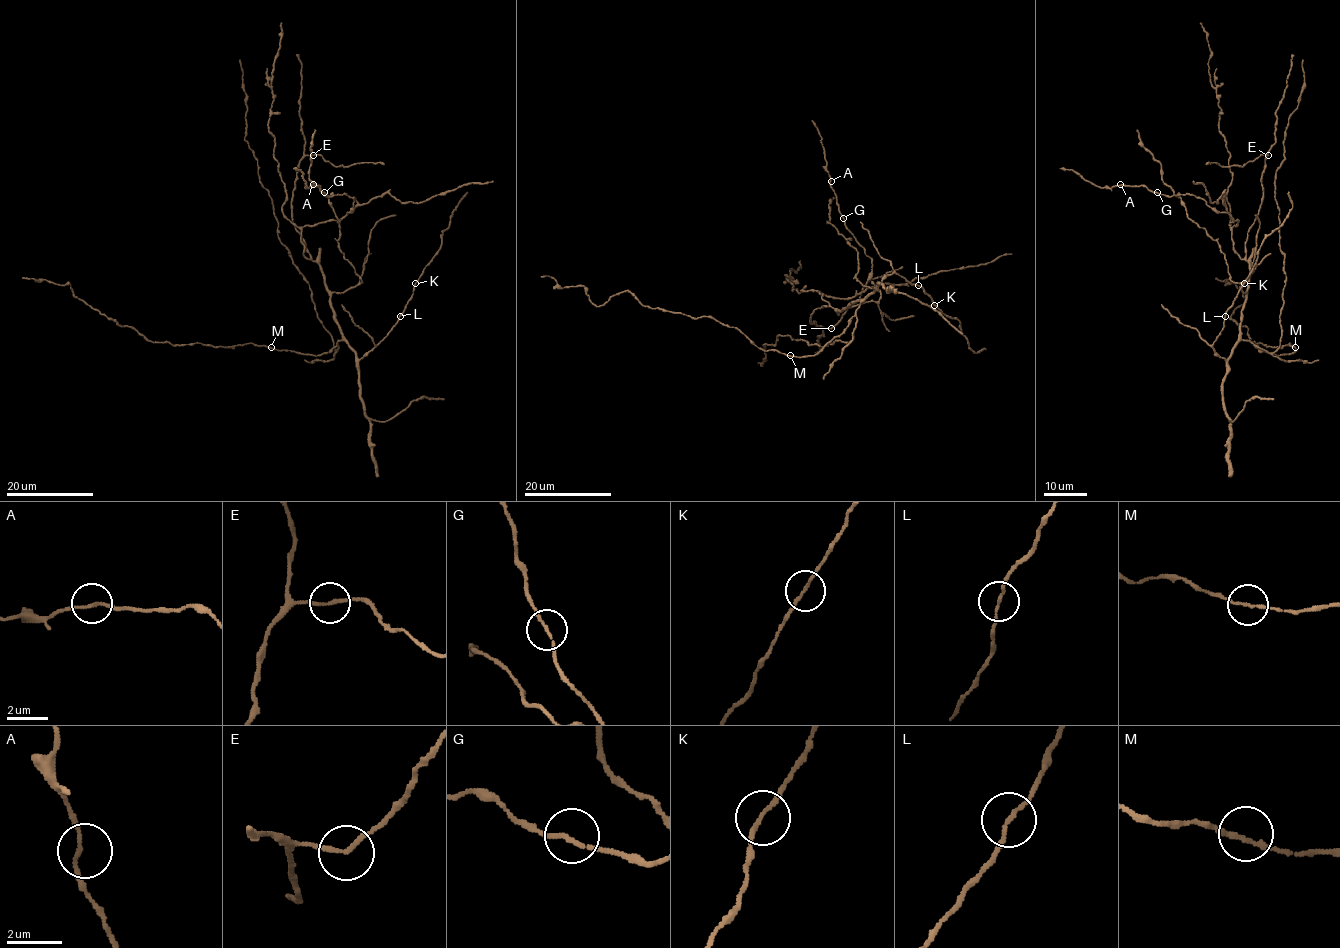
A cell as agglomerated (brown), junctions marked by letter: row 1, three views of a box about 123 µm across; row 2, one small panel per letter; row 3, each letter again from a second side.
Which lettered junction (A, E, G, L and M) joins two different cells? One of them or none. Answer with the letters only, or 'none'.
none

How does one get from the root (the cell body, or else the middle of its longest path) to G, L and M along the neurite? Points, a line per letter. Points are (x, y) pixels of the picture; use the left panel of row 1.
G: (336, 344), (342, 330), (321, 267), (303, 253), (301, 229), (340, 220), (354, 199), (324, 192)
L: (336, 344), (343, 339), (360, 359), (387, 334), (399, 316)
M: (336, 344), (330, 351), (319, 356), (271, 347)

